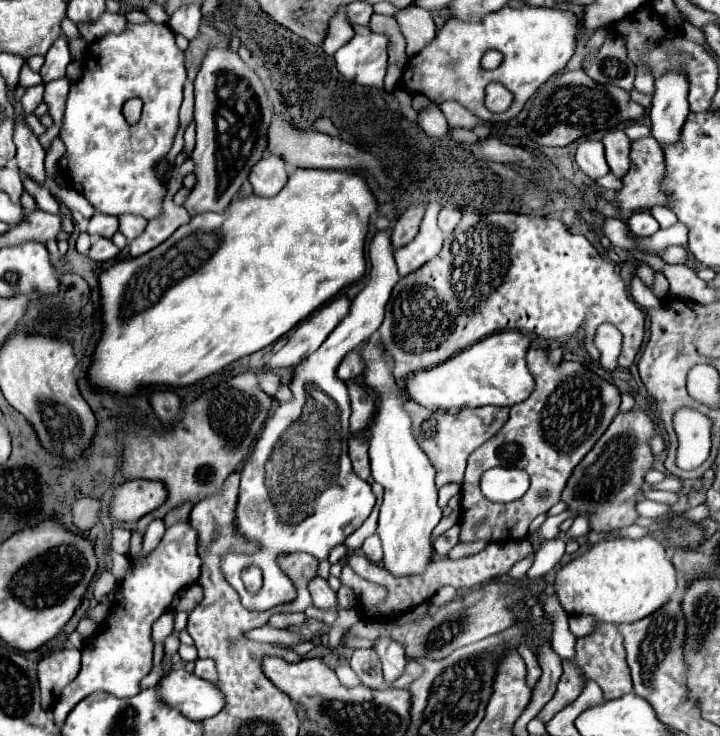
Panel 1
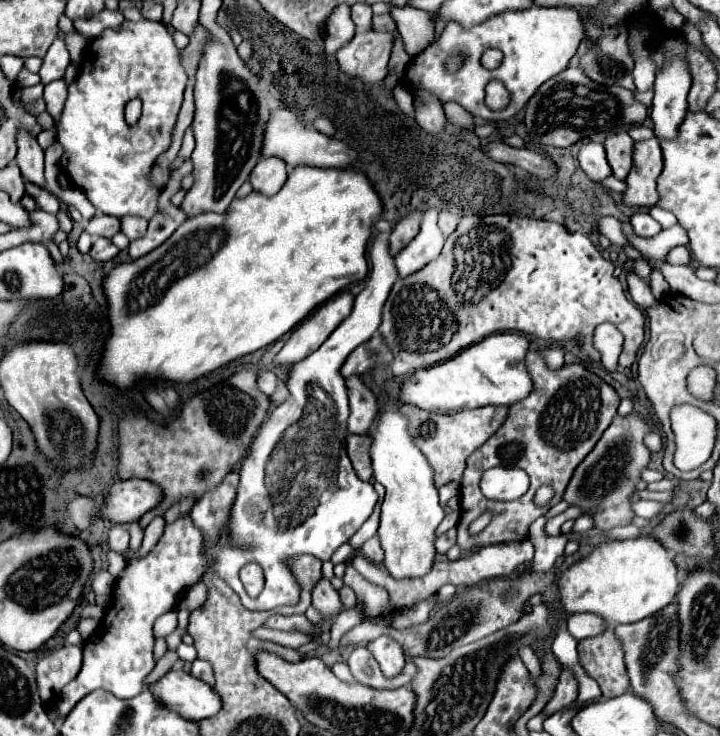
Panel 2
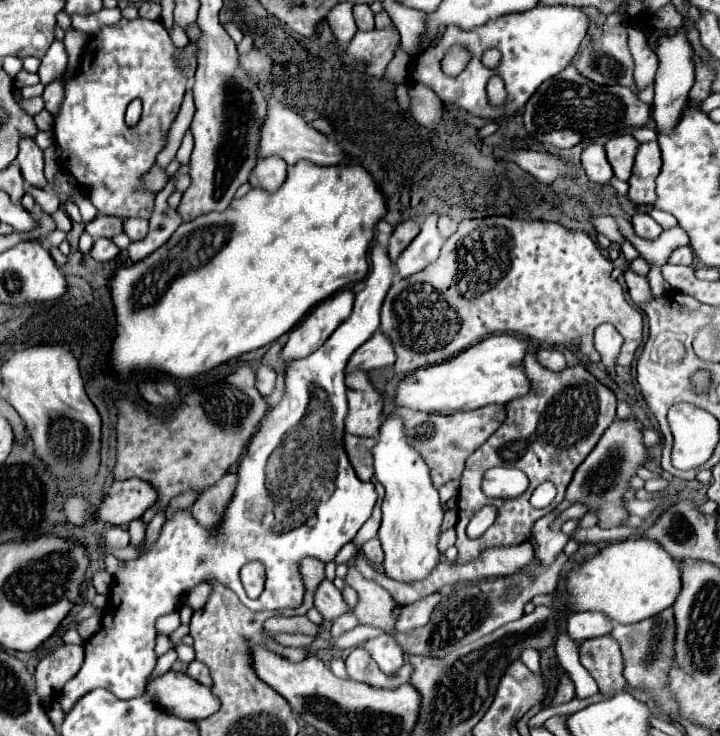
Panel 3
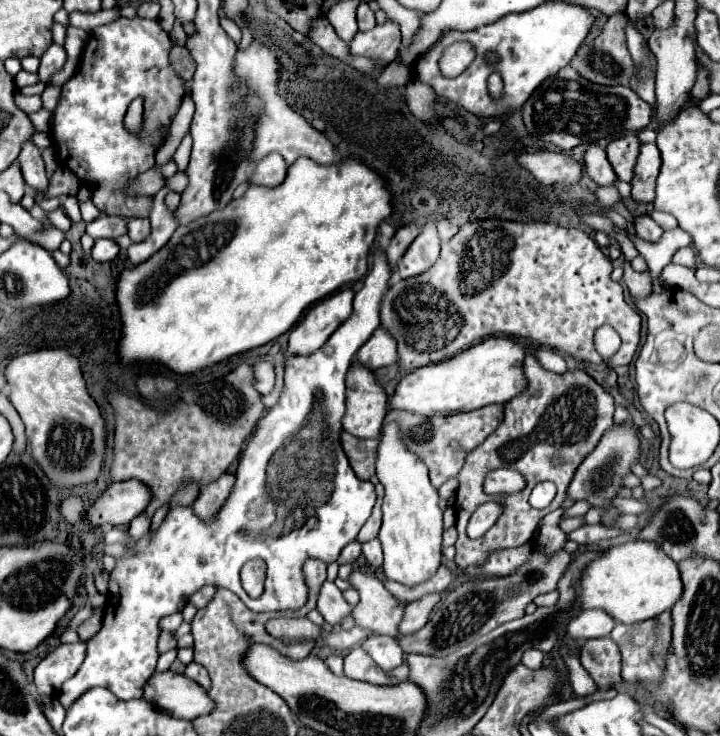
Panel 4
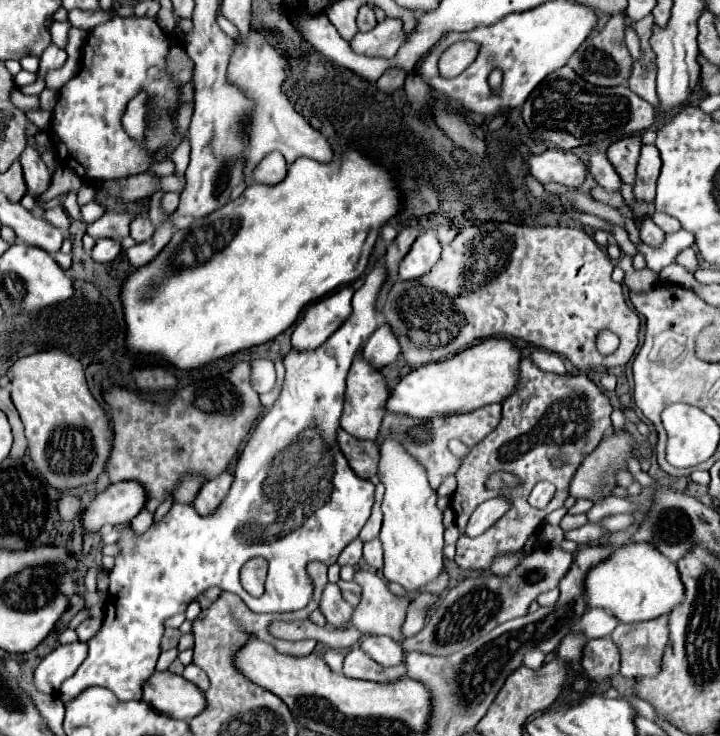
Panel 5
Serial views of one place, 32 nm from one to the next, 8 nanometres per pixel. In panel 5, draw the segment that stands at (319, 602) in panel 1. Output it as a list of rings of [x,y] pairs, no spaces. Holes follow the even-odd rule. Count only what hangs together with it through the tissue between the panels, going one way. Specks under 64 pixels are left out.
[[[328,584],[324,588],[320,610],[324,612],[328,624],[332,624],[334,628],[346,628],[352,622],[354,608],[342,600],[340,588],[336,584]]]

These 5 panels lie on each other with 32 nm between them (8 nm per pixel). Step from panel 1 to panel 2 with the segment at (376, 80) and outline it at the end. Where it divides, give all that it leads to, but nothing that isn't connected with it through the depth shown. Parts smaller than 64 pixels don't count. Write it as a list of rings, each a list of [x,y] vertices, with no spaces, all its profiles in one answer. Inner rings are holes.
[[[356,32],[356,36],[336,52],[340,70],[364,82],[382,82],[396,36],[392,32]]]

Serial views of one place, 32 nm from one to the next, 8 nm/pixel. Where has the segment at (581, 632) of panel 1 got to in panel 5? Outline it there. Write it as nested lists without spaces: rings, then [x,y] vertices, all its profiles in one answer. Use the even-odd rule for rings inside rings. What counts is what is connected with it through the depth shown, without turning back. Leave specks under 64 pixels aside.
[[[588,608],[588,612],[582,616],[582,620],[574,626],[572,632],[582,630],[584,636],[588,638],[604,638],[604,636],[610,636],[616,626],[618,624],[610,612],[600,608]]]

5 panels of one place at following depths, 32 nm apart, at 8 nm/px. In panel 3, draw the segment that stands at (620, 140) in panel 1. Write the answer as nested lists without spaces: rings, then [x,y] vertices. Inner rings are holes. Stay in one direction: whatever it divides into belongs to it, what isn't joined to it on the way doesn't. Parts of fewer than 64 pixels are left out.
[[[632,134],[616,136],[616,138],[606,142],[608,162],[610,162],[610,166],[614,170],[614,176],[618,180],[626,182],[632,176],[632,166],[634,166],[636,152],[638,152],[638,140]]]

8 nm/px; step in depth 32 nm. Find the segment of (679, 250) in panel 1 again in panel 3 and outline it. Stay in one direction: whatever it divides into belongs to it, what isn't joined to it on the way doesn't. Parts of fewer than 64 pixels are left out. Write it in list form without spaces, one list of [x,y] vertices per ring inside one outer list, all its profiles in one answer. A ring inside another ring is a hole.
[[[690,246],[684,248],[676,248],[670,256],[670,264],[684,264],[684,266],[692,266],[694,262],[694,252]]]

